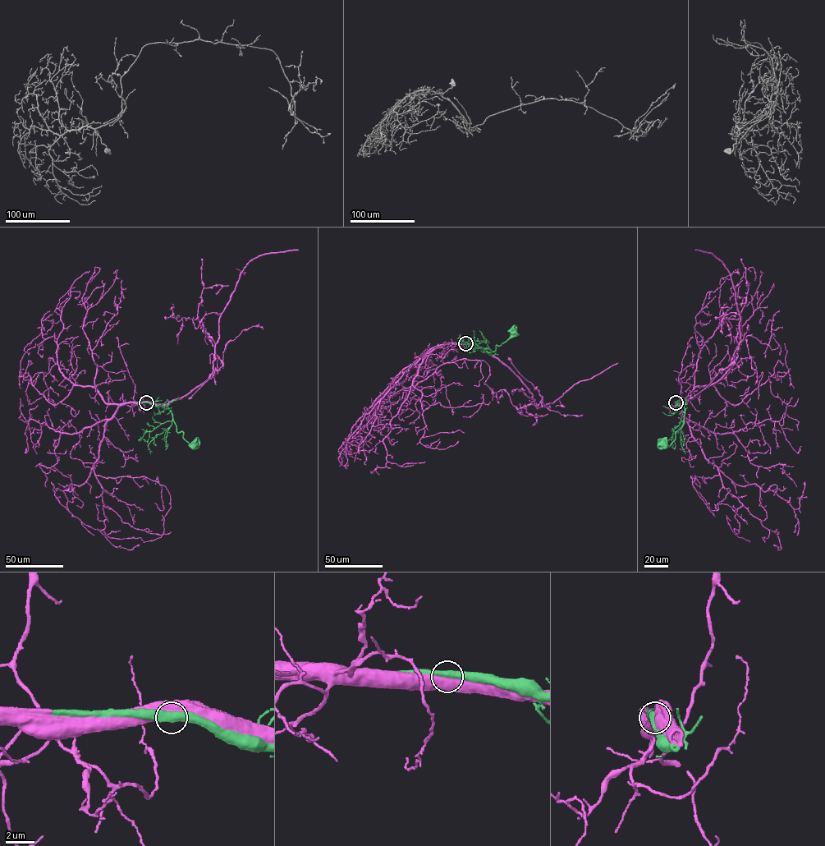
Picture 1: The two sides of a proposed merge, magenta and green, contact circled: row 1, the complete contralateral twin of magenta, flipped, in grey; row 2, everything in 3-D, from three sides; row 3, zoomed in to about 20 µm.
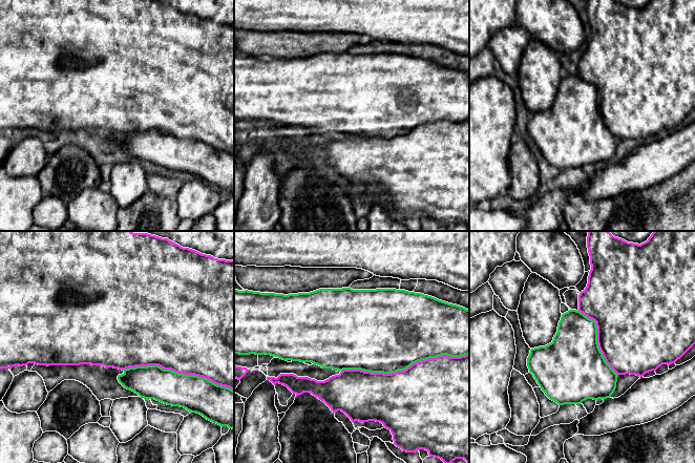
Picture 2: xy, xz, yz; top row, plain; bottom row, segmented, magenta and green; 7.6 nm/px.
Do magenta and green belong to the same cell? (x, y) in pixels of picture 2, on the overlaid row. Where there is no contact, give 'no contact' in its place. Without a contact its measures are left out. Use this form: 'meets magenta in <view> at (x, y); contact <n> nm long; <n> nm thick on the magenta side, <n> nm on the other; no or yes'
meets magenta in xz at (404, 370); contact 1000 nm long; 500 nm thick on the magenta side, 480 nm on the other; yes

